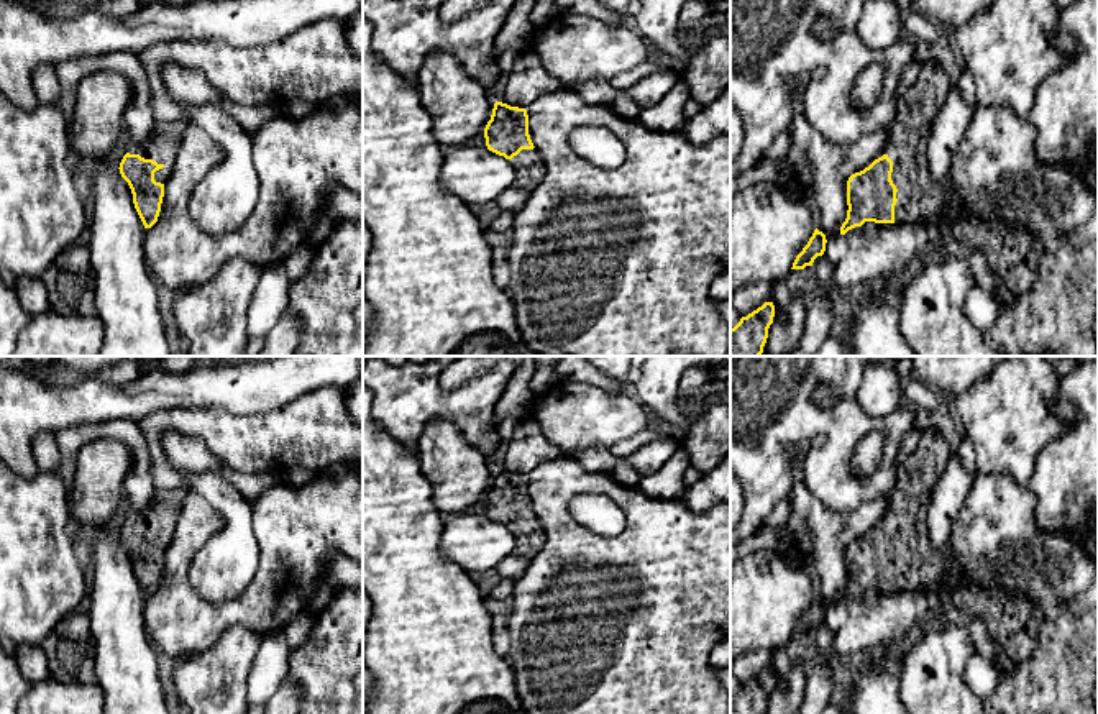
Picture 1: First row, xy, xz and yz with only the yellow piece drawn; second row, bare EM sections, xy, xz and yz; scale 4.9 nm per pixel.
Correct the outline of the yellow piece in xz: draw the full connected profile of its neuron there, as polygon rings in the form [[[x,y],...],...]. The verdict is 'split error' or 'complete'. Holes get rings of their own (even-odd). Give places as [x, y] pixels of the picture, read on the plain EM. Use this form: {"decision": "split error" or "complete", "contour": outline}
{"decision": "split error", "contour": [[[496,469],[491,487],[484,496],[486,514],[489,519],[504,524],[515,537],[514,555],[532,560],[545,543],[545,532],[528,502],[528,483],[525,476],[510,474],[502,469]]]}

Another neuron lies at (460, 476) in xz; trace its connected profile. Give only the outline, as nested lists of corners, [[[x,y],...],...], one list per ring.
[[[435,417],[425,425],[417,442],[417,458],[422,473],[432,481],[432,499],[445,517],[478,506],[496,471],[445,417]]]

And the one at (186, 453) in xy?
[[[164,432],[162,450],[171,463],[171,468],[179,471],[212,471],[222,473],[225,479],[238,489],[245,497],[254,501],[266,489],[284,481],[282,473],[276,471],[235,471],[223,468],[215,455],[207,448],[202,438],[195,435],[182,435],[179,432]]]

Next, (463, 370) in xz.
[[[458,356],[440,373],[440,386],[445,391],[458,389],[494,368],[502,358],[504,356]]]

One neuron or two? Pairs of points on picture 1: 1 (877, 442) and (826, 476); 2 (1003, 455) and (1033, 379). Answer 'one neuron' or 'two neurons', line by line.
1: two neurons
2: one neuron

